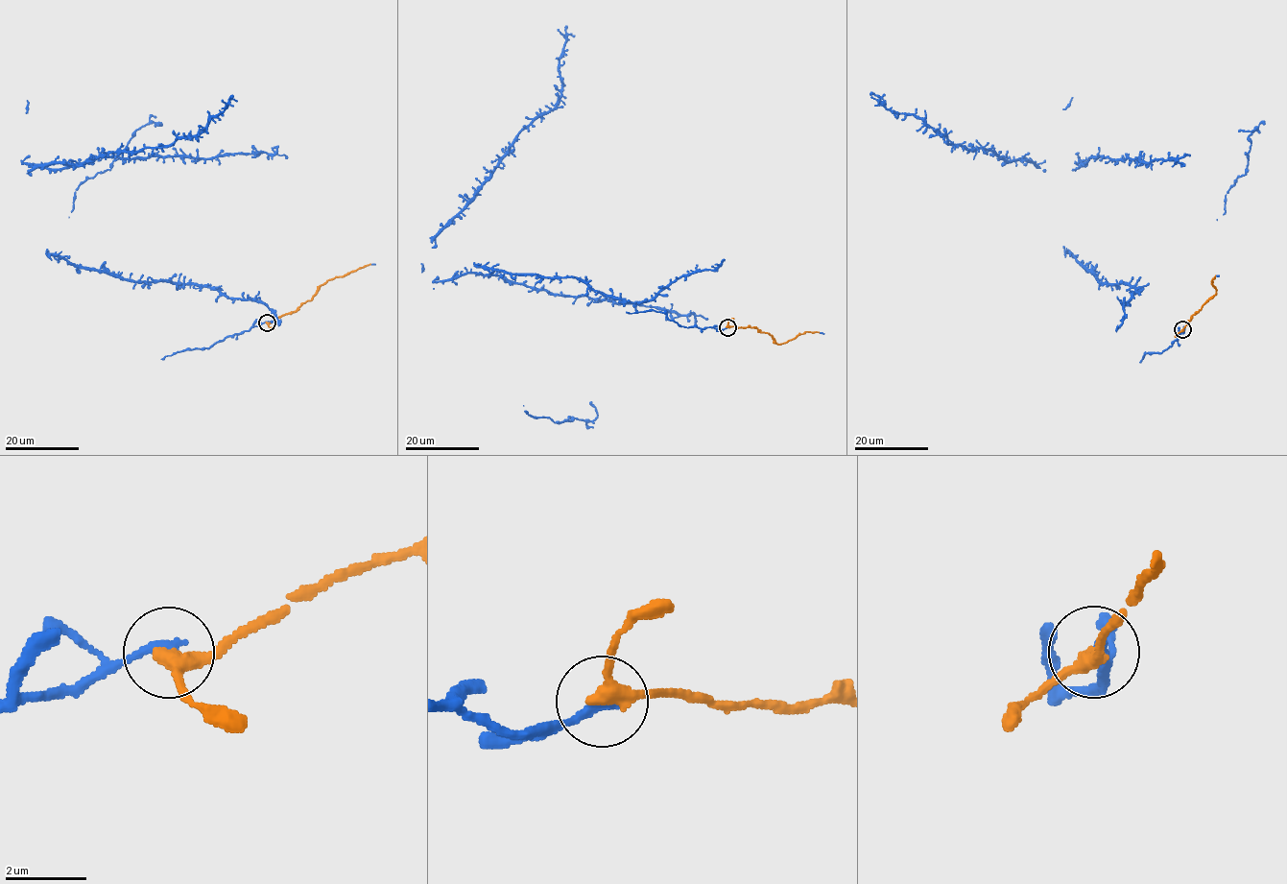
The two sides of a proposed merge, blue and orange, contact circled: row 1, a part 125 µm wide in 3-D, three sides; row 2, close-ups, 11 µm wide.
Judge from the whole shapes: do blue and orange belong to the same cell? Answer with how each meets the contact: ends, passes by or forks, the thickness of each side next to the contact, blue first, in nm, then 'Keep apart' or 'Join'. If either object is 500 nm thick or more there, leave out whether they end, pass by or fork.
At the ring blue ends. At the ring orange passes by. Thickness 240 nm (blue) against 320 nm. Join

